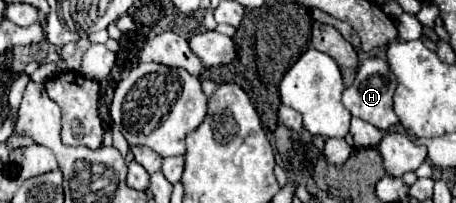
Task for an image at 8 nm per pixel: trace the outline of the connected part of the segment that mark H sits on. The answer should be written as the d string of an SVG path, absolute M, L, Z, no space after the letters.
M373 56L373 58L367 58L359 66L359 72L357 72L357 78L355 78L353 86L343 92L343 104L353 116L373 124L379 130L389 130L393 124L399 122L399 118L393 110L393 92L395 92L395 88L397 88L397 80L395 80L395 74L393 74L389 62L385 58Z

